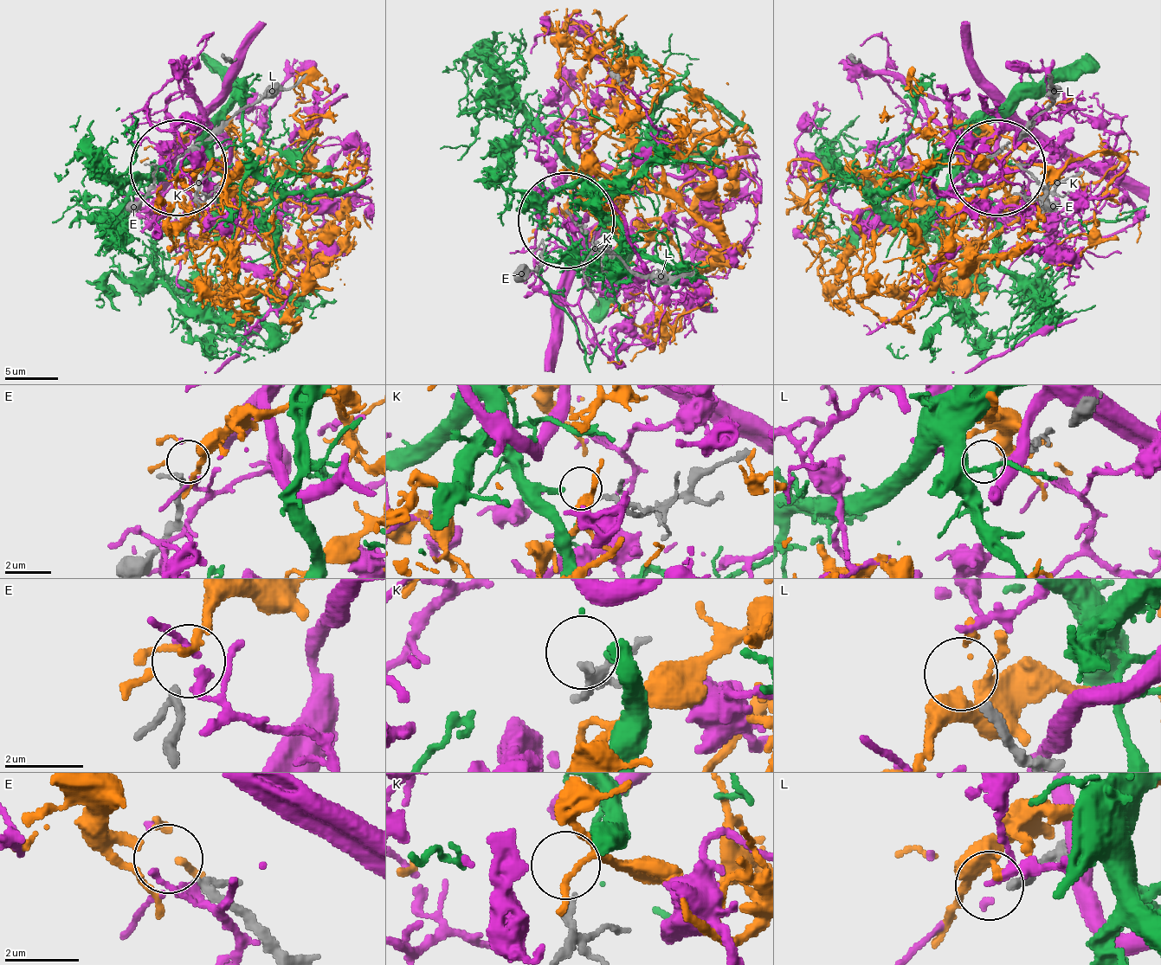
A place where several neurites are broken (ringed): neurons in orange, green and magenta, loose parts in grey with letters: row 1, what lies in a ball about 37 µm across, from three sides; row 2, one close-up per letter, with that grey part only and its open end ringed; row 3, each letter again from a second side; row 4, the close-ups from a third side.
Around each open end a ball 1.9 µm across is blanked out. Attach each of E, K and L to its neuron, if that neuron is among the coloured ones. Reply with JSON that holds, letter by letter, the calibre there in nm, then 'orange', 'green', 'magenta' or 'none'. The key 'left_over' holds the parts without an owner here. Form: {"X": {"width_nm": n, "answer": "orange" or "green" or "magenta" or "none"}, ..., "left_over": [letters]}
{"E": {"width_nm": 170, "answer": "orange"}, "K": {"width_nm": 180, "answer": "green"}, "L": {"width_nm": 240, "answer": "none"}, "left_over": ["L"]}

